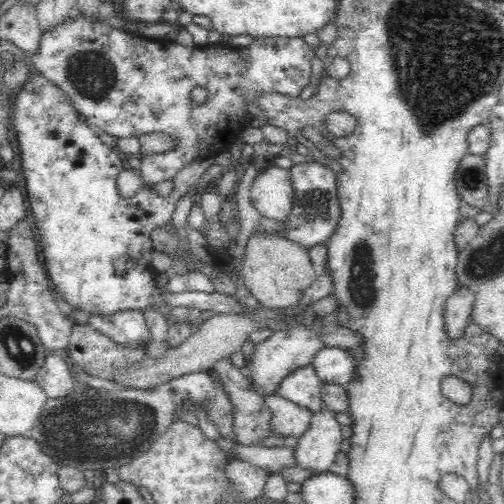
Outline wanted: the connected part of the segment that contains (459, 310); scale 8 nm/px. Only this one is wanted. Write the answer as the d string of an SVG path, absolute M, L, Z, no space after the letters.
M459 286L445 302L444 324L450 338L462 336L466 324L471 320L475 299L475 288Z

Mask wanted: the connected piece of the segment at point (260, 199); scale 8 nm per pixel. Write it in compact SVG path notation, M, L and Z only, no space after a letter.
M270 165L258 172L252 182L250 198L262 217L286 221L294 200L290 171L278 165Z

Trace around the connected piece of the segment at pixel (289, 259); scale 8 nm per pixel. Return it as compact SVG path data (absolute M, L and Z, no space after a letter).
M278 233L253 234L248 239L243 260L240 275L244 286L262 307L276 309L295 306L317 277L308 255L308 249Z

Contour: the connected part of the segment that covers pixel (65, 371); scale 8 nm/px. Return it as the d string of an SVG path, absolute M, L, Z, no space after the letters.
M49 354L34 381L48 398L64 398L73 392L72 364L66 358Z

